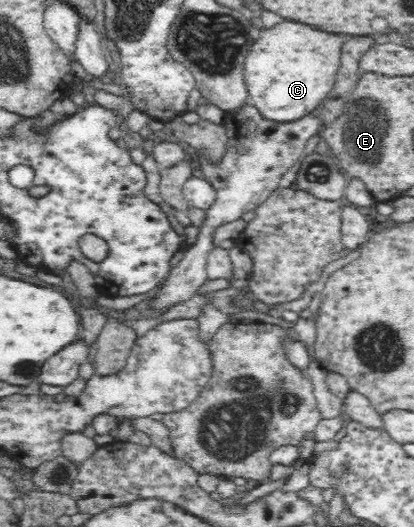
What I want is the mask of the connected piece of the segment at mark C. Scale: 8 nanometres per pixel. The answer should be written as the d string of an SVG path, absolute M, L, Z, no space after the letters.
M282 22L276 24L274 28L262 30L260 38L254 42L254 48L250 48L243 62L242 75L247 86L248 103L254 105L262 118L276 123L292 123L316 112L333 88L334 74L338 72L340 46L342 46L342 38L338 34L318 32L308 24Z

